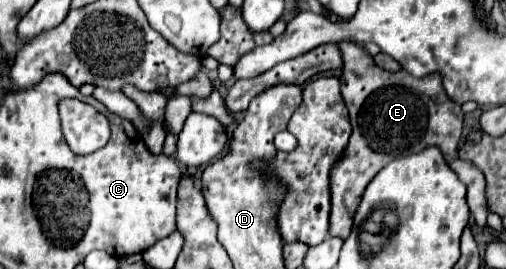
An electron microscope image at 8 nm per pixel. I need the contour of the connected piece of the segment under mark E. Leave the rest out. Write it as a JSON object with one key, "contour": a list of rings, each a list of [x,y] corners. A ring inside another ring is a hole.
{"contour":[[[338,42],[340,54],[342,54],[342,98],[350,112],[350,124],[352,134],[348,140],[348,146],[340,160],[336,160],[330,168],[330,236],[338,236],[346,240],[352,230],[352,218],[360,204],[360,196],[364,194],[364,188],[384,168],[388,162],[406,156],[422,152],[428,146],[438,146],[452,166],[452,170],[460,176],[460,180],[468,188],[468,206],[472,210],[472,216],[480,228],[486,226],[486,180],[484,174],[472,164],[464,162],[454,156],[460,136],[462,136],[462,108],[452,102],[444,88],[440,74],[430,74],[426,78],[414,78],[406,70],[400,72],[386,72],[378,68],[372,62],[372,56],[362,50],[354,42]],[[456,160],[456,166],[454,166]]]}

